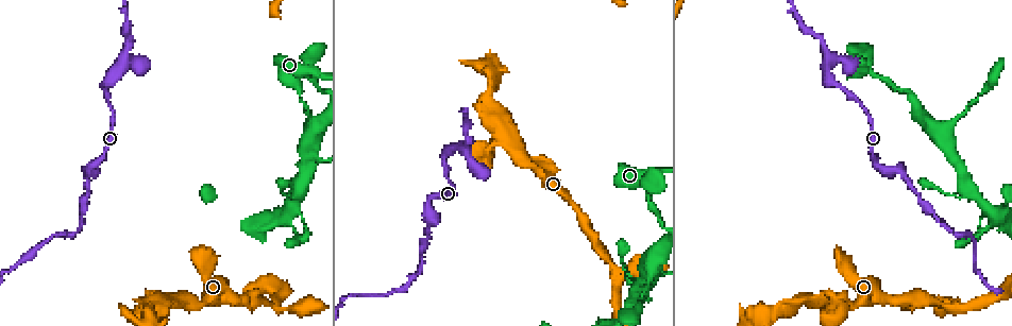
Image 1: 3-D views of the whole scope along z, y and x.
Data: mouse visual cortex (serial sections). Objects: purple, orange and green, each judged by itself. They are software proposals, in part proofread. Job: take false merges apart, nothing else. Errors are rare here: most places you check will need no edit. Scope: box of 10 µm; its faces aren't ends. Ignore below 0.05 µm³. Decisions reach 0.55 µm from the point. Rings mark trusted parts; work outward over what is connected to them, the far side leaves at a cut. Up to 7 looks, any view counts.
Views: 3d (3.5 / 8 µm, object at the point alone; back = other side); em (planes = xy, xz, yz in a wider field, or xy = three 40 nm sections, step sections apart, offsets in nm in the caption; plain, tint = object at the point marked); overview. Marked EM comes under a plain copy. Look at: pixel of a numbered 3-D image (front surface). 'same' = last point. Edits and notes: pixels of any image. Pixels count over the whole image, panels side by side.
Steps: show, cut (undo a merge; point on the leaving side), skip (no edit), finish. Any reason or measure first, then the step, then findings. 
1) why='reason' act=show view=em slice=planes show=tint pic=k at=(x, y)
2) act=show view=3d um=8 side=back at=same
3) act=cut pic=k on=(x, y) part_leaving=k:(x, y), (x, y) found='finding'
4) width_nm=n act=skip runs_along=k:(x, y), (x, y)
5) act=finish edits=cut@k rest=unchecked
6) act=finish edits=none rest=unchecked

why='three arms meet' act=show view=3d um=3.5 pic=1 at=(466, 147)

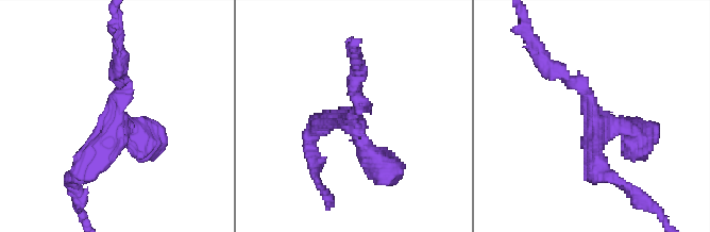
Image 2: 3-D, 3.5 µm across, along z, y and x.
arms=3 arm_widths_nm=200,300,400 why='need the tissue' act=show view=em slice=xy step=5 show=tint pic=2 at=(350, 120)

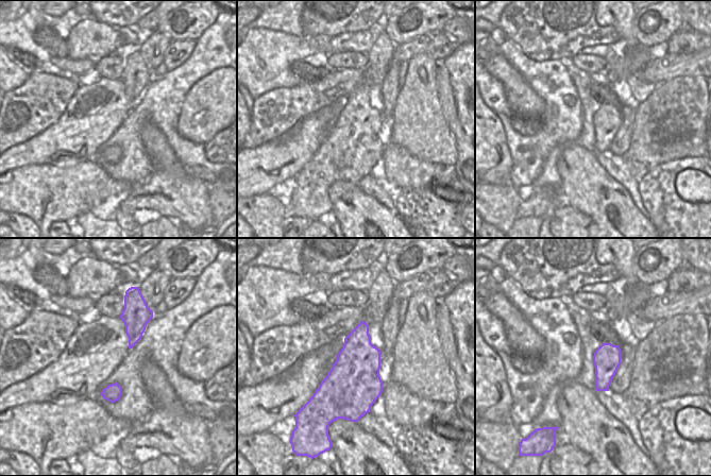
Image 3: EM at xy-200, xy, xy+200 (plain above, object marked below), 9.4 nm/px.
act=skip runs_along=2:(309, 135), (345, 118), (388, 168) found='one cell here'

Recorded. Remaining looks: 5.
why='three arms meet' act=show view=3d um=3.5 pic=1 at=(275, 312)

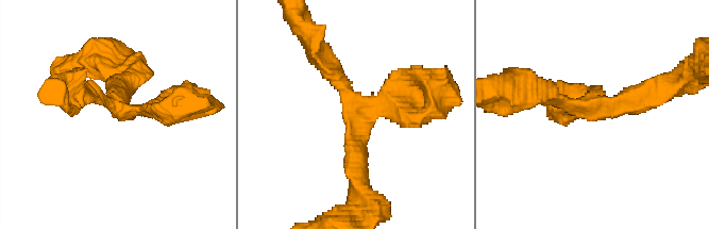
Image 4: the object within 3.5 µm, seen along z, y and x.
why='shape alone is not enough' act=show view=em slice=xy step=3 show=tint pic=4 at=(578, 110)

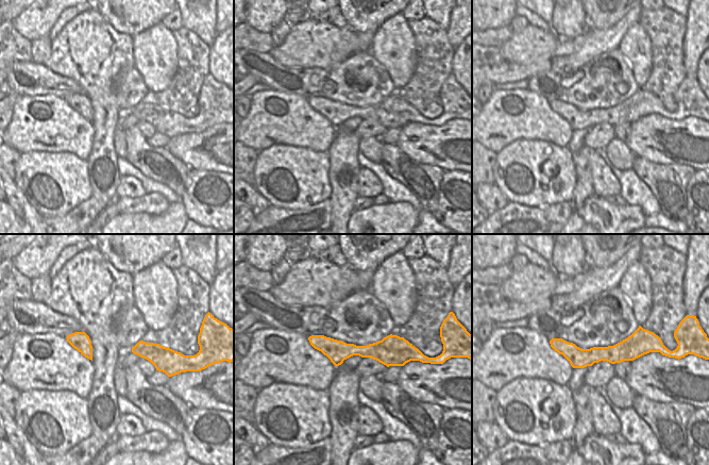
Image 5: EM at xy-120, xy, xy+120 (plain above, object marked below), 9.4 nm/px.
width_nm=220 act=skip runs_along=4:(316, 50), (357, 101), (357, 169) found='continuous, no second cell'

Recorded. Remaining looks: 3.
why='sudden change in width' act=show view=3d um=3.5 pic=1 at=(489, 160)

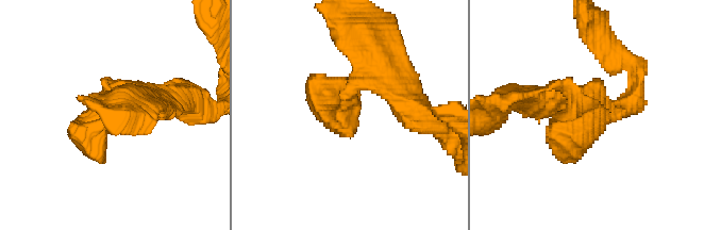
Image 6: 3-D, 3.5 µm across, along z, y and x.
why='need the tissue' act=show view=em slice=xy step=1 show=tint pic=6 at=(584, 114)

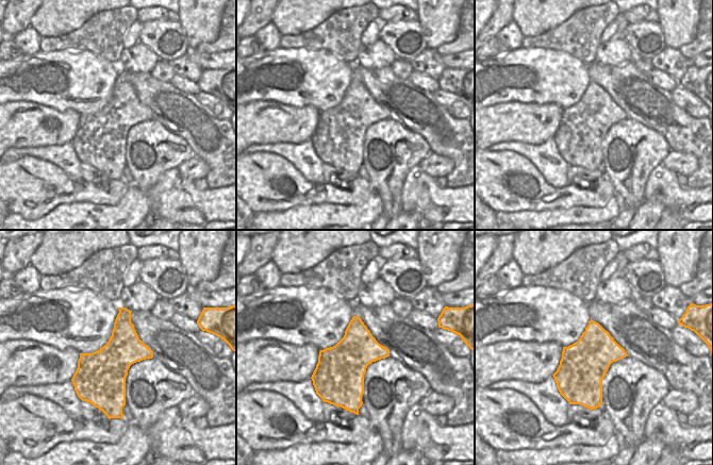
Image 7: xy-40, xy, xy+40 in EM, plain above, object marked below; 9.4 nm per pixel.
act=skip runs_along=6:(151, 99), (72, 126) found='continuous, no second cell'

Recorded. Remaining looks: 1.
act=finish edits=none rest=unchecked

